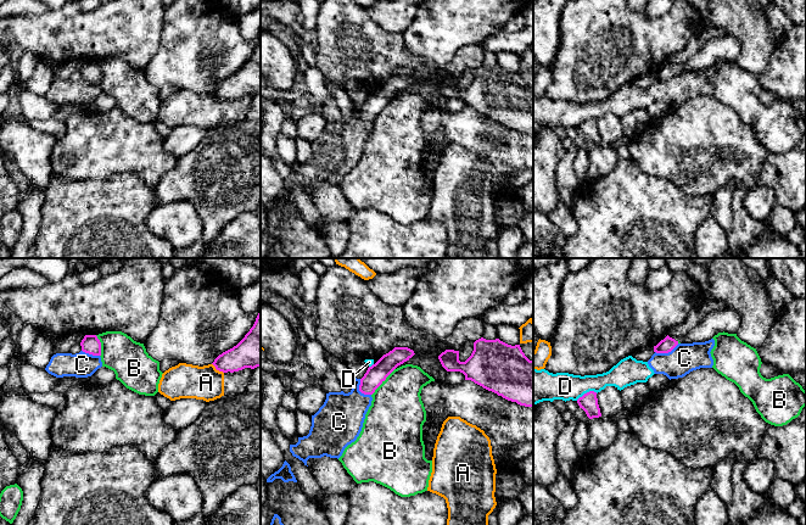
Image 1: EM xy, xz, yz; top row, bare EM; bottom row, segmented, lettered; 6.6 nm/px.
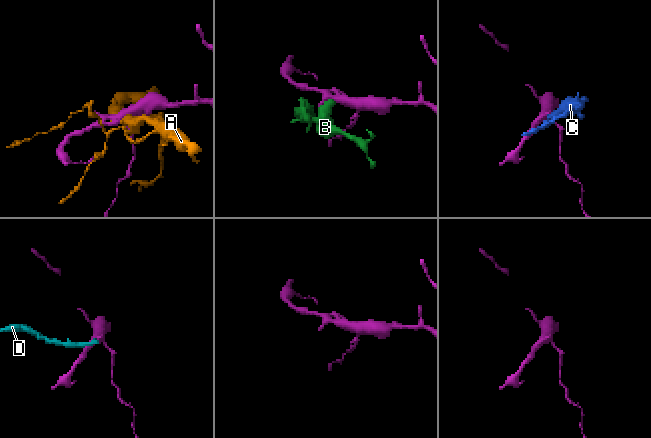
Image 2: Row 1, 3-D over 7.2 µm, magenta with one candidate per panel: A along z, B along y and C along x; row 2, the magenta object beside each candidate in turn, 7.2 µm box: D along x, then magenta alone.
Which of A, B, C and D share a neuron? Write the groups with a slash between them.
A / B / C D

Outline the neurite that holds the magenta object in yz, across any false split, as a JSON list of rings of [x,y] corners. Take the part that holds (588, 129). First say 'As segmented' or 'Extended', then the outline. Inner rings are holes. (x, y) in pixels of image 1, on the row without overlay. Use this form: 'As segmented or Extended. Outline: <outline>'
As segmented. Outline: [[[589,118],[577,127],[580,135],[582,135],[589,146],[601,144],[598,132],[597,119]]]

